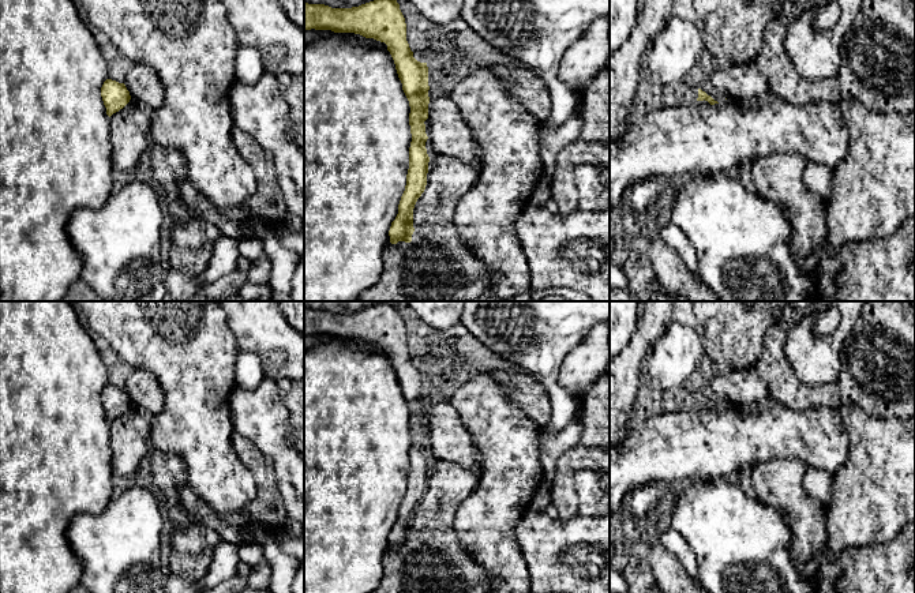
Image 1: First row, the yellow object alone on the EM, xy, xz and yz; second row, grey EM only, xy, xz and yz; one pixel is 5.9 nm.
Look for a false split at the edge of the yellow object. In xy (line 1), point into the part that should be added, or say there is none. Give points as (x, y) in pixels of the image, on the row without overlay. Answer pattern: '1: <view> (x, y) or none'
1: none

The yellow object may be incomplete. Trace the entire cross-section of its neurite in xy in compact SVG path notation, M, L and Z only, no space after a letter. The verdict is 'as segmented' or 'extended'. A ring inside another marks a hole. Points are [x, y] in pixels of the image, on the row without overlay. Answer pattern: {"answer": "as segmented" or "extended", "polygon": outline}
{"answer": "as segmented", "polygon": "M106 384L104 387L101 393L101 402L109 423L123 414L131 405L125 390L112 384Z"}

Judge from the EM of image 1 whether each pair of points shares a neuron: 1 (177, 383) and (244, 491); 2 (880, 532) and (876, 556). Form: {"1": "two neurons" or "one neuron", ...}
{"1": "one neuron", "2": "two neurons"}

